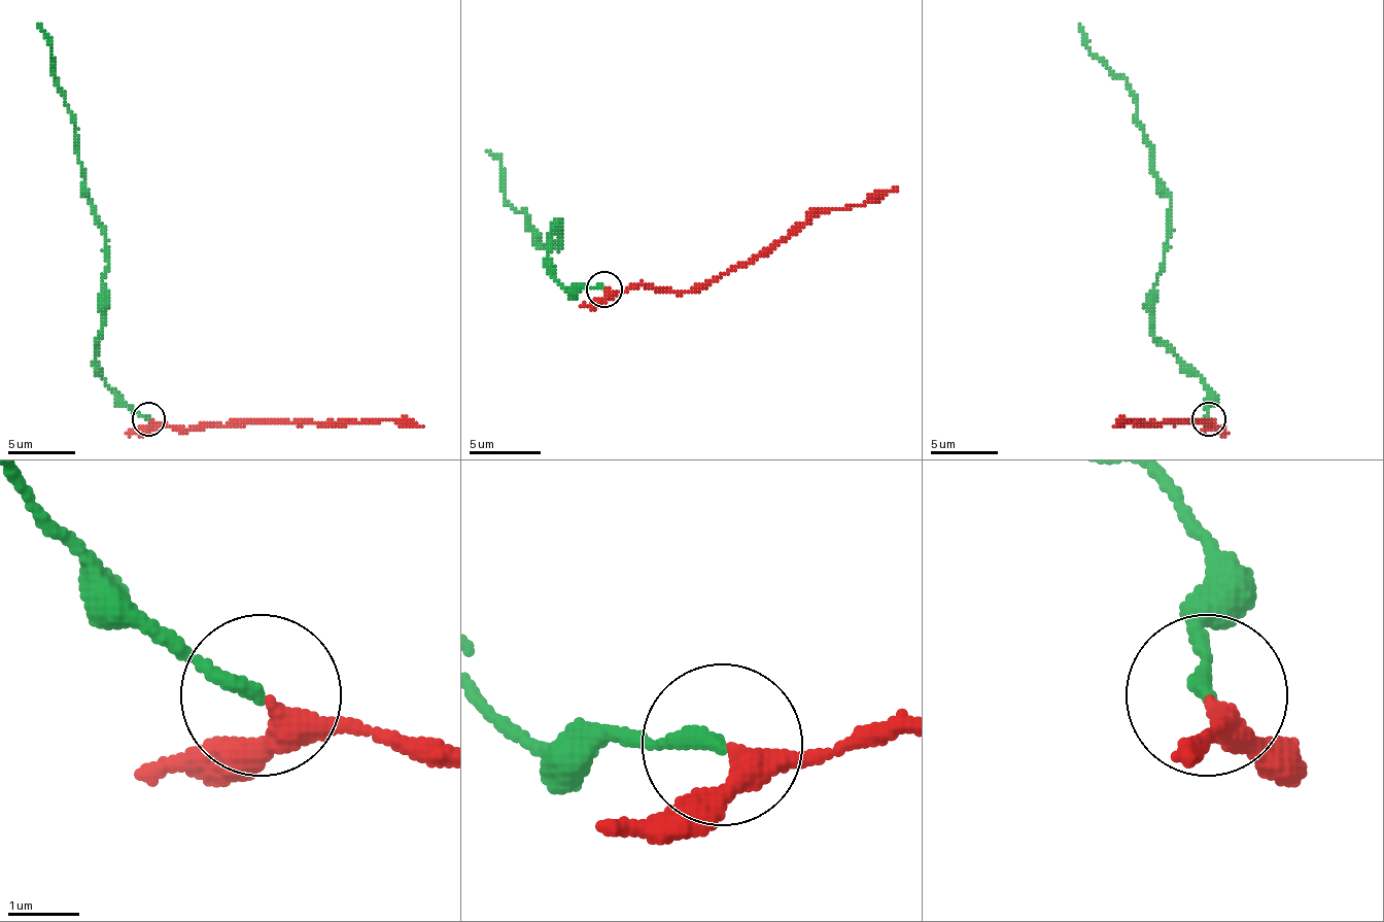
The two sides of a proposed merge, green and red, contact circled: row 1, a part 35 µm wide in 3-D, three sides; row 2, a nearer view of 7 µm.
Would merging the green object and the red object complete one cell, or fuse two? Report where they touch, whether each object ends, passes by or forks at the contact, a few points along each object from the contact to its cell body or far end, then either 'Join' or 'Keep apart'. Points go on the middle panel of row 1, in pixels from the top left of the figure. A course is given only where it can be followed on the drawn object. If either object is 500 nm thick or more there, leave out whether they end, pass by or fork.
Place: (604, 288). At the ring green ends. At the ring red passes by. Course of green: (606, 287), (565, 287), (548, 255), (555, 230), (562, 241), (544, 248), (505, 198), (500, 162), (486, 151). Course of red: (606, 287), (623, 292), (642, 284), (695, 292), (767, 255), (814, 215), (878, 201), (897, 186). Join

